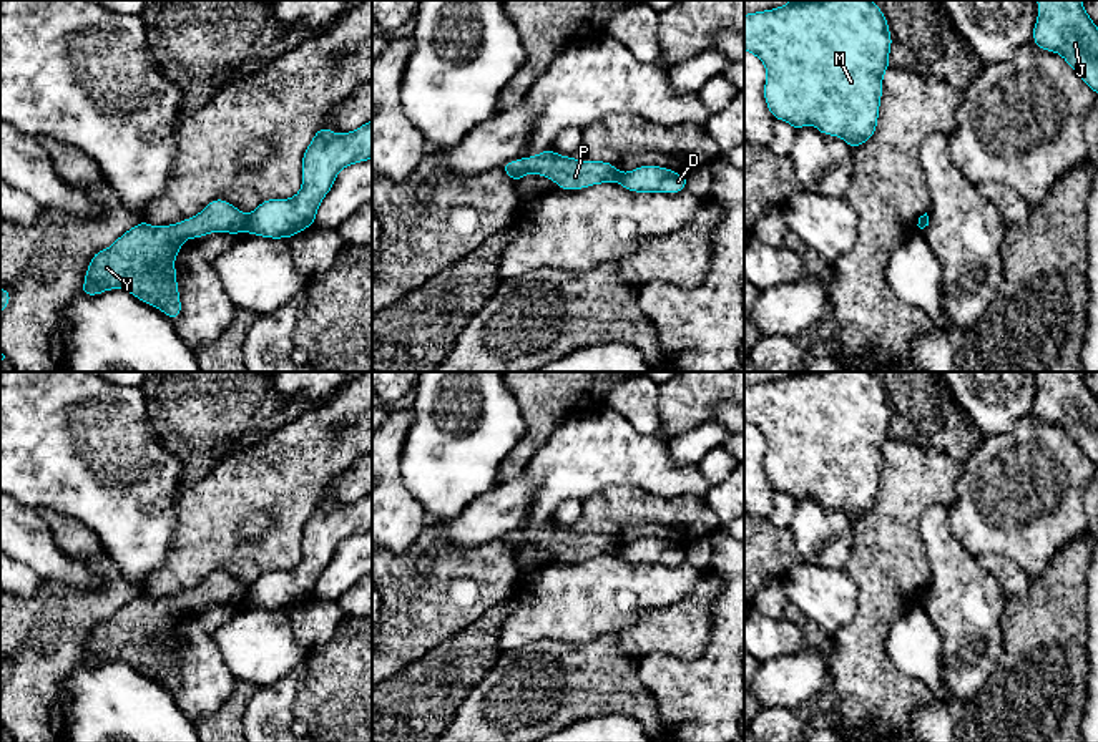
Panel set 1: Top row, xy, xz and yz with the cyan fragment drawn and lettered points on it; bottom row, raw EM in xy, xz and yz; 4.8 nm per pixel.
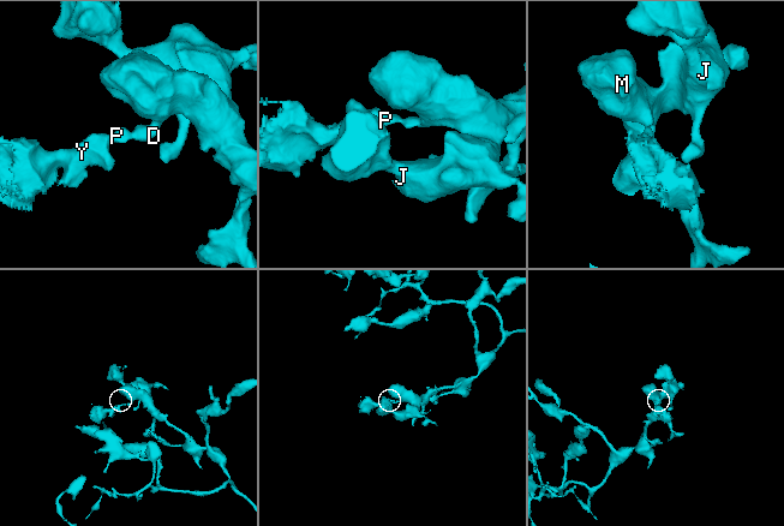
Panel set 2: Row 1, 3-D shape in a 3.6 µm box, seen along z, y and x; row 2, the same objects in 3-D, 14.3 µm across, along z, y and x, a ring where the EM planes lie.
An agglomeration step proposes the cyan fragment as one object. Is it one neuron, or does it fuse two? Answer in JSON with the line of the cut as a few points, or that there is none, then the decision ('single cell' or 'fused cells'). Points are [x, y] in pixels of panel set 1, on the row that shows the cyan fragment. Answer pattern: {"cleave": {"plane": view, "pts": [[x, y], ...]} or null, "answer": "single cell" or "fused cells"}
{"cleave": {"plane": "xy", "pts": [[246, 216], [248, 229]]}, "answer": "fused cells"}

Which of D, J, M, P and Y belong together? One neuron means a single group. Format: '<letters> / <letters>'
D J M / P Y

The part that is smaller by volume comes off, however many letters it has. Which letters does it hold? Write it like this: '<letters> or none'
P, Y

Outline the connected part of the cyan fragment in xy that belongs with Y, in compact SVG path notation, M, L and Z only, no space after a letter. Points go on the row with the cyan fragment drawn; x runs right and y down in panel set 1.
M224 199L211 201L194 217L171 226L154 227L141 221L91 257L81 292L96 295L125 289L173 320L181 314L174 257L183 241L209 232L244 231L248 216Z

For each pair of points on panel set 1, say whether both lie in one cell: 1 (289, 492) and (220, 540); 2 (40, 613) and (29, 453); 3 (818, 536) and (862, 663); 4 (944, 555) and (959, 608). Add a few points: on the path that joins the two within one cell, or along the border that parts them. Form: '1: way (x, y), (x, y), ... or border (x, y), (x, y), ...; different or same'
1: way (269, 492), (256, 492), (228, 520); same
2: border (44, 578), (63, 581), (83, 591); different
3: border (854, 530), (852, 548), (841, 566); different
4: way (952, 568), (959, 595); same

